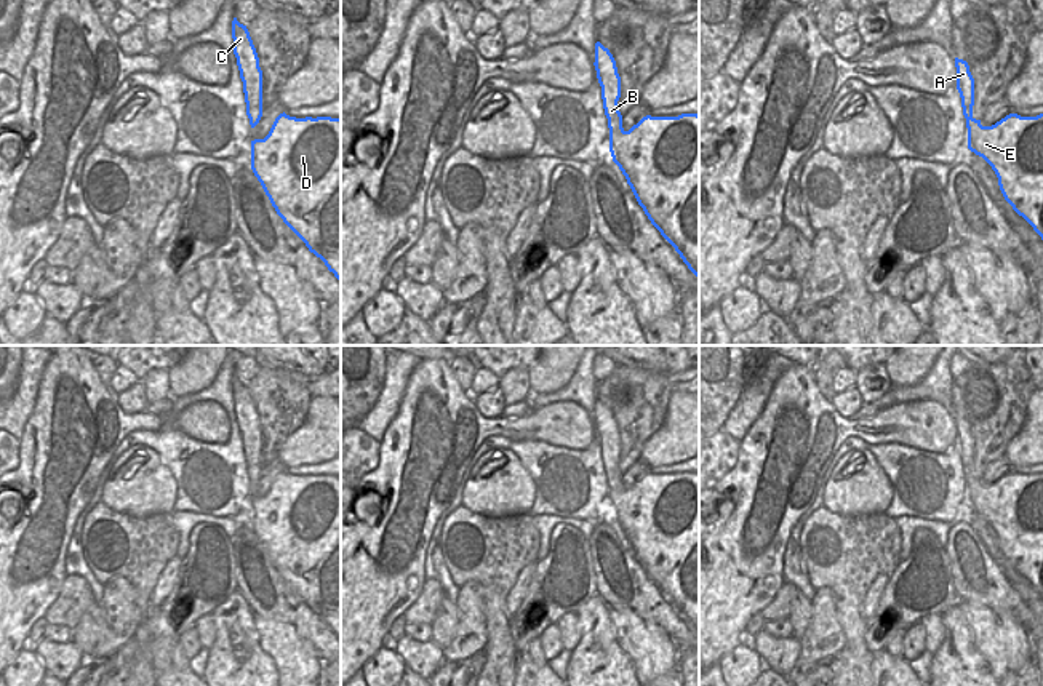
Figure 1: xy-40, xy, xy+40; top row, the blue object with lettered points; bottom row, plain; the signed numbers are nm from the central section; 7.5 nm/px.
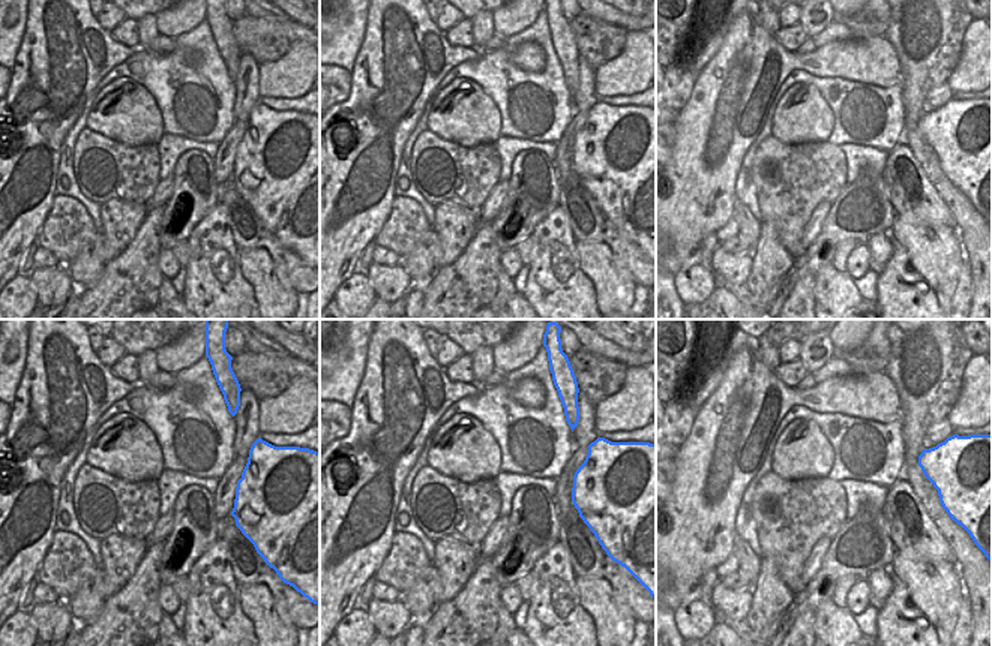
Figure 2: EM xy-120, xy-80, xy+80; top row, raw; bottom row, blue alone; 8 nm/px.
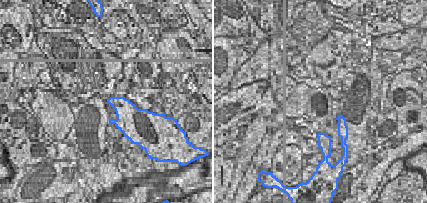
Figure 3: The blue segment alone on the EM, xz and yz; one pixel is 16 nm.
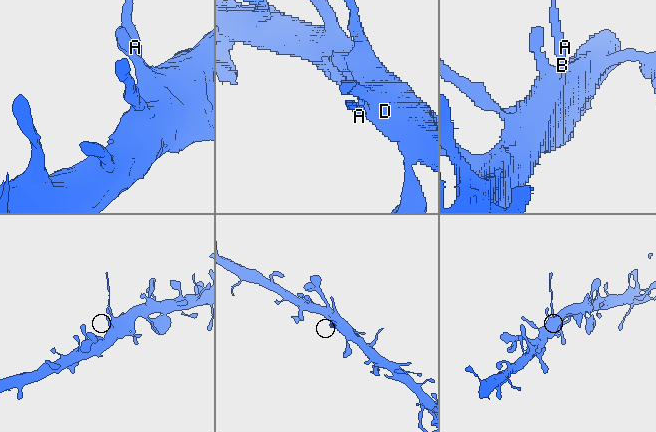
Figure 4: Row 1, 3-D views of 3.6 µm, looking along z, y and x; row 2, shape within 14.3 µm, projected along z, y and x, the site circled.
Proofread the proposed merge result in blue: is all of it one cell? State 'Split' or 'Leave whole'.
Split.

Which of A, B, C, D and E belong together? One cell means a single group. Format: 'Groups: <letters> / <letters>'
Groups: A B C / D E.

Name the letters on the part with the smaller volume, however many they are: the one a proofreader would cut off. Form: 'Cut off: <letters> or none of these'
Cut off: A, B, C

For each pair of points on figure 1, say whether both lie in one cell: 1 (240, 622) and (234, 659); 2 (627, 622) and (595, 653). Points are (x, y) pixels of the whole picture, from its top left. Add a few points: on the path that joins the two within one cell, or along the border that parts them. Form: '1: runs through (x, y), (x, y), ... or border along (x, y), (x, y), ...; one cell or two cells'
1: runs through (237, 632), (237, 650); one cell
2: border along (608, 610), (616, 645), (634, 667); two cells

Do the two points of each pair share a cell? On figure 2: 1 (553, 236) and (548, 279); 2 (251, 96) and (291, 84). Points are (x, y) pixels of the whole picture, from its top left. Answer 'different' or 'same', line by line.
1: same
2: different

